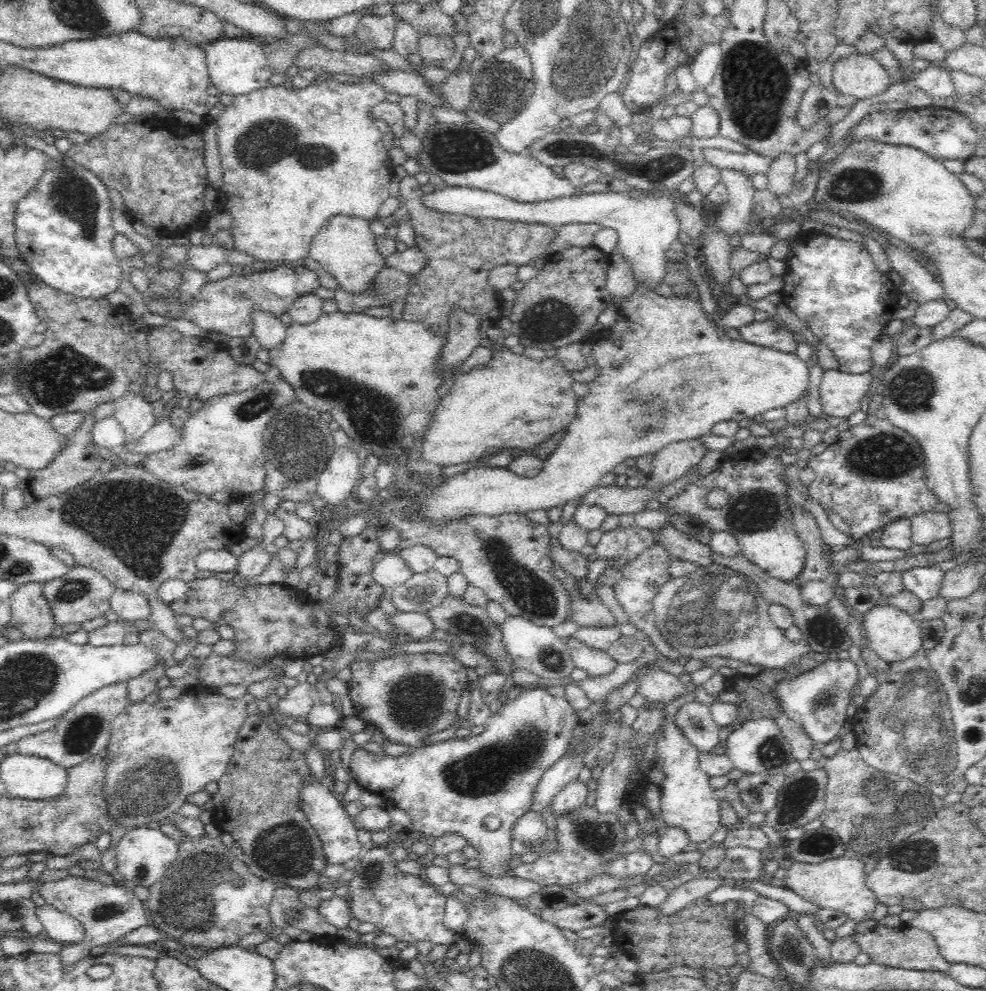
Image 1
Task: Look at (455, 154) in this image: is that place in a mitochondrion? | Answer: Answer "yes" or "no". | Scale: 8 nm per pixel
yes

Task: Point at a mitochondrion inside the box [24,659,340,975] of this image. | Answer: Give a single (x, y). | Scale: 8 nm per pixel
(195, 903)

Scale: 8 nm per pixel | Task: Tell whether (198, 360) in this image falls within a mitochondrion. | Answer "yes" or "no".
no

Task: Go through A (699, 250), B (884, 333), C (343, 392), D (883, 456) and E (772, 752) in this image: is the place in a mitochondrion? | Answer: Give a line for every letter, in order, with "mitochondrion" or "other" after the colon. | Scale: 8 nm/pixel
A: other
B: other
C: mitochondrion
D: mitochondrion
E: mitochondrion

